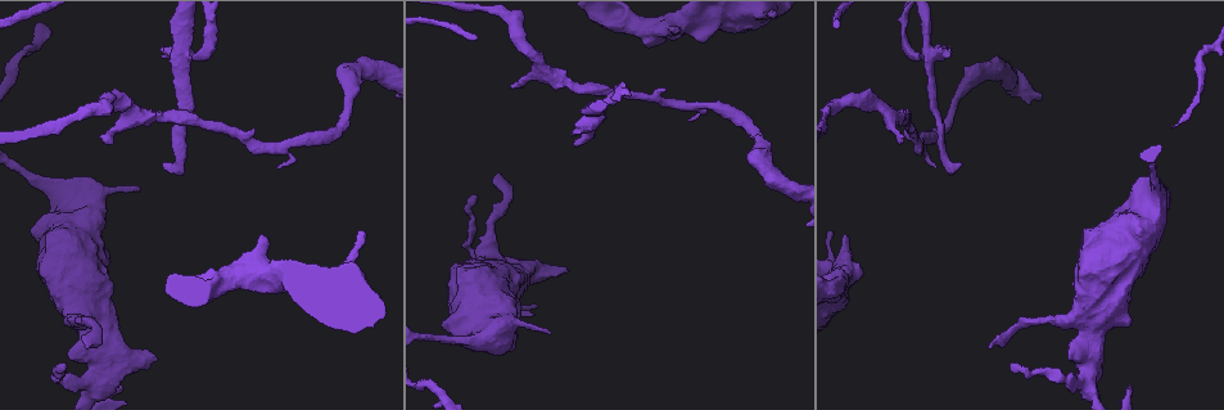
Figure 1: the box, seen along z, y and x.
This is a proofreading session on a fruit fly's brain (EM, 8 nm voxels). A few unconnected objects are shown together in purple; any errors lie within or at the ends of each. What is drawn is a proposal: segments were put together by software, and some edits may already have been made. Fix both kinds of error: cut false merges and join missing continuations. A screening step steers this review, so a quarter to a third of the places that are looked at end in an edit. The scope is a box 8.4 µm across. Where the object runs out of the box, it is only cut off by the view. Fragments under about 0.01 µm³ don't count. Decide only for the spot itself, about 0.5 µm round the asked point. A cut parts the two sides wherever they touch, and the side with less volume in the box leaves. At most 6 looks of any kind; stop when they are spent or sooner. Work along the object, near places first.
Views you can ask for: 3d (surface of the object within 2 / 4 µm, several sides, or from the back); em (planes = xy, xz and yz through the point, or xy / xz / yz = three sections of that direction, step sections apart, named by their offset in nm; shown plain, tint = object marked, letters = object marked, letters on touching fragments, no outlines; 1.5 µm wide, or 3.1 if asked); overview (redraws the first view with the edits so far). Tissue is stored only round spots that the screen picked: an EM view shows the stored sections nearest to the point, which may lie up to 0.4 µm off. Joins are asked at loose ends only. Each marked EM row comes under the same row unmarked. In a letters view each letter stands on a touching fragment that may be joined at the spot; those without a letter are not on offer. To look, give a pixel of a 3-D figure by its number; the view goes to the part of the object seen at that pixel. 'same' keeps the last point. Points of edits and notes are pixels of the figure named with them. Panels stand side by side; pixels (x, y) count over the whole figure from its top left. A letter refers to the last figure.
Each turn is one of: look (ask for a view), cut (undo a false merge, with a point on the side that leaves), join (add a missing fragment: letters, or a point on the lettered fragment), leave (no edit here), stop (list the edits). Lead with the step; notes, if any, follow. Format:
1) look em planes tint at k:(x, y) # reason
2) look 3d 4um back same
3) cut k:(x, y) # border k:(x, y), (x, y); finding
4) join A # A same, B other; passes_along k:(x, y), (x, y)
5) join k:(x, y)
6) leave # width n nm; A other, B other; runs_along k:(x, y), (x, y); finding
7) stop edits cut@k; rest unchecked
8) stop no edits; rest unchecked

look 3d 2um at 1:(848, 238) # thick end

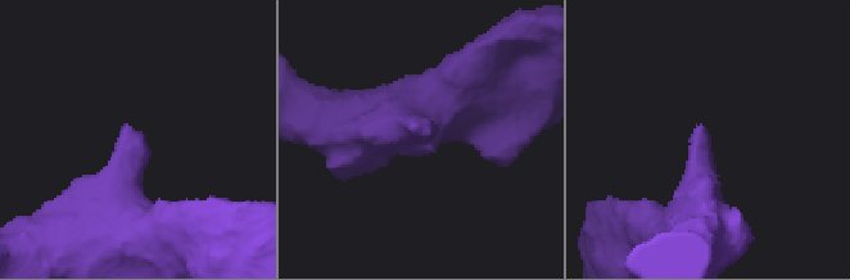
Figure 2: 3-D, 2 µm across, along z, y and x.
look em xy step 8 tint at 2:(127, 130)

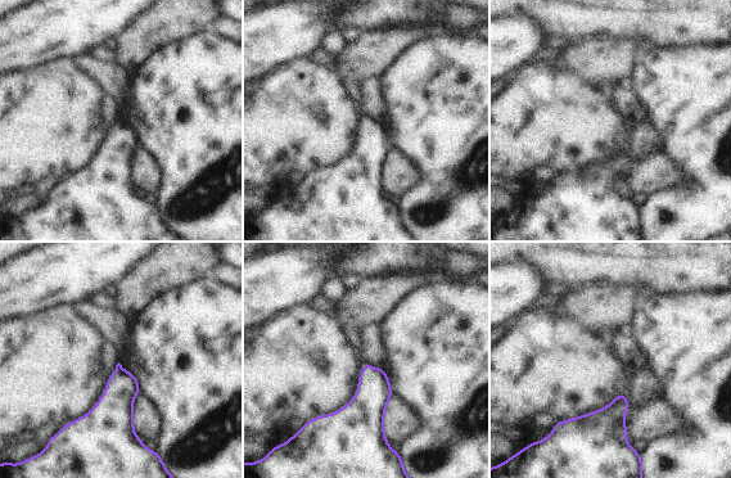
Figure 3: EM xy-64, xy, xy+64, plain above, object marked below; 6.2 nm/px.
look em planes letters same

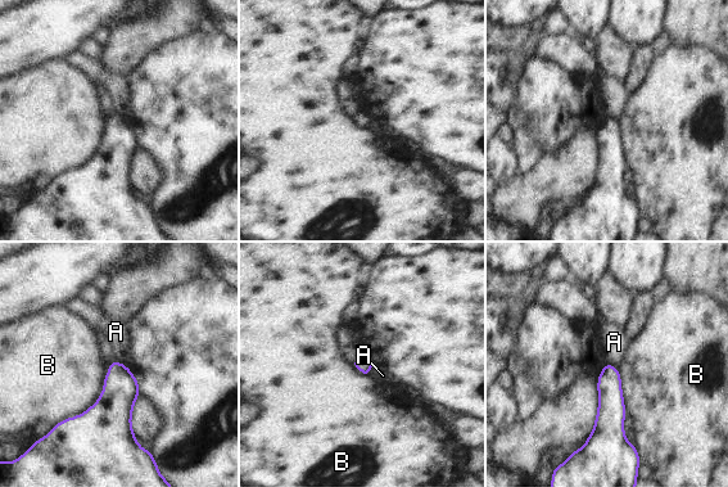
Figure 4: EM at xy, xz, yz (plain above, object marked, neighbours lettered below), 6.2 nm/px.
leave # A other, B other; border 4:(114, 359), (125, 365); none of them fits

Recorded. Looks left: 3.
look em planes letters at 1:(178, 55) # a fork

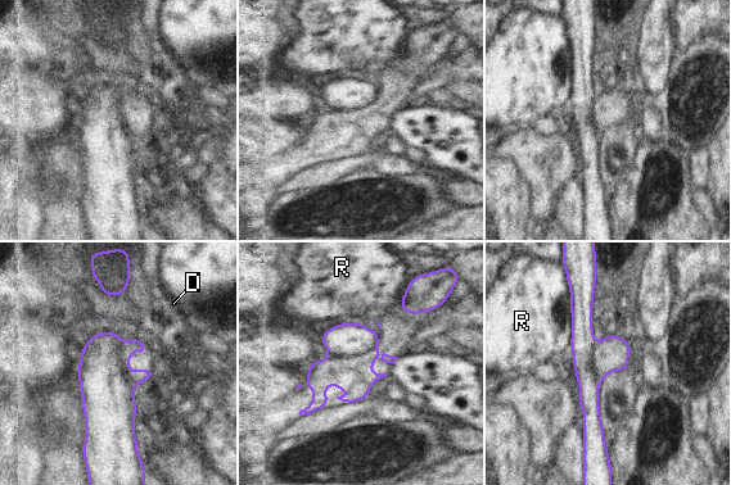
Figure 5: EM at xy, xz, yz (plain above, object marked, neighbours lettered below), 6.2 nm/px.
cut 5:(344, 371) # D other, R other; border 5:(378, 341), (359, 354), (329, 356); a second neuron is stuck on

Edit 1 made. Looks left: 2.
look overview

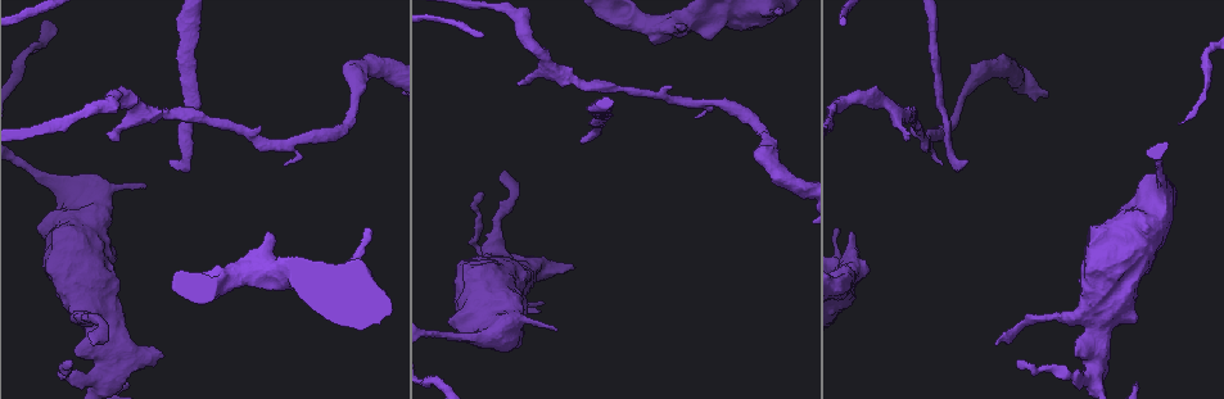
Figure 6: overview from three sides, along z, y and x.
look em planes letters at 6:(477, 249) # sharp bend

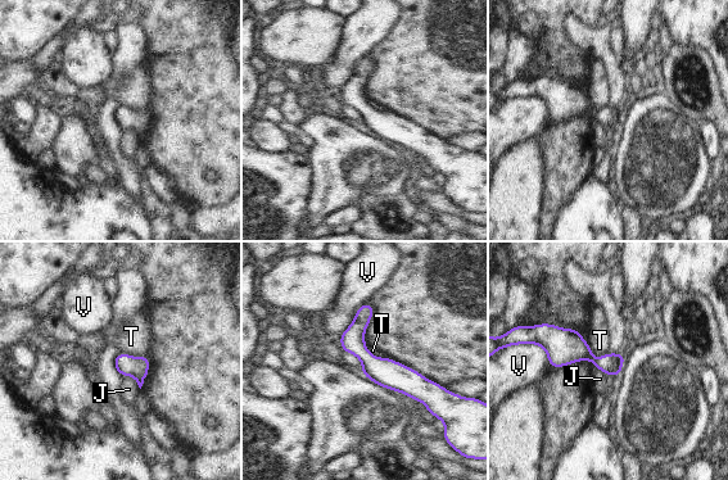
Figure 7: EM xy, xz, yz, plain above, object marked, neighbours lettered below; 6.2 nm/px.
leave # longest_contact V 280 nm; J other, T other, V other; runs_along 7:(361, 309), (360, 351), (437, 392); one neuron here

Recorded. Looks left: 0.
stop edits cut@5; rest unchecked

